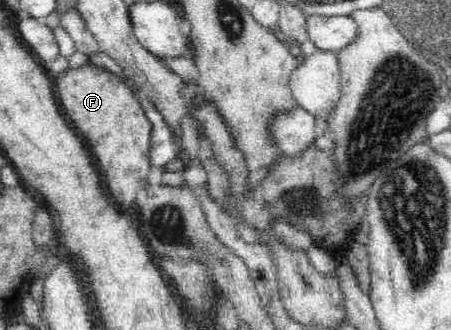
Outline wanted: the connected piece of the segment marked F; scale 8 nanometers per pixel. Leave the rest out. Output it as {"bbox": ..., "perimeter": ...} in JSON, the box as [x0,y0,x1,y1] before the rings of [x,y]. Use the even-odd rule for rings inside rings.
{"bbox":[56,64,152,206],"perimeter":[[[91,64],[69,70],[56,79],[56,97],[67,118],[83,133],[96,163],[103,174],[103,184],[121,206],[134,206],[136,196],[145,188],[145,178],[152,167],[148,162],[152,125],[143,111],[142,102],[119,75],[95,68]]]}

